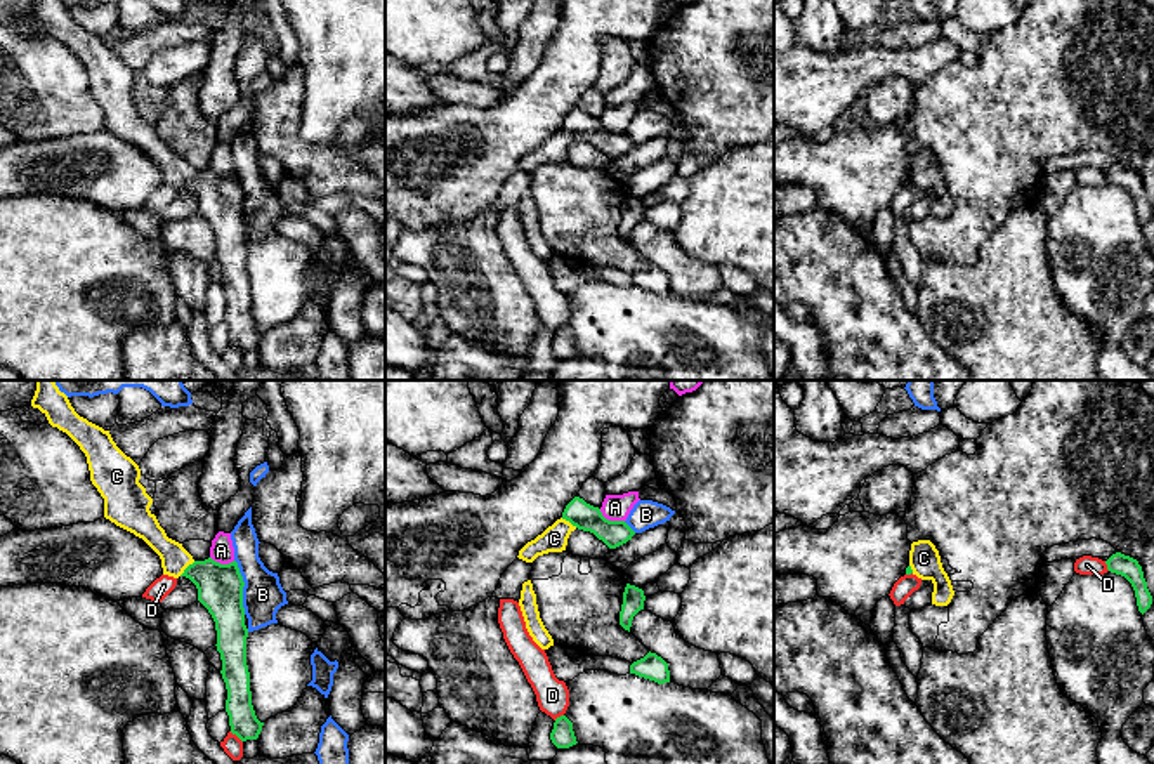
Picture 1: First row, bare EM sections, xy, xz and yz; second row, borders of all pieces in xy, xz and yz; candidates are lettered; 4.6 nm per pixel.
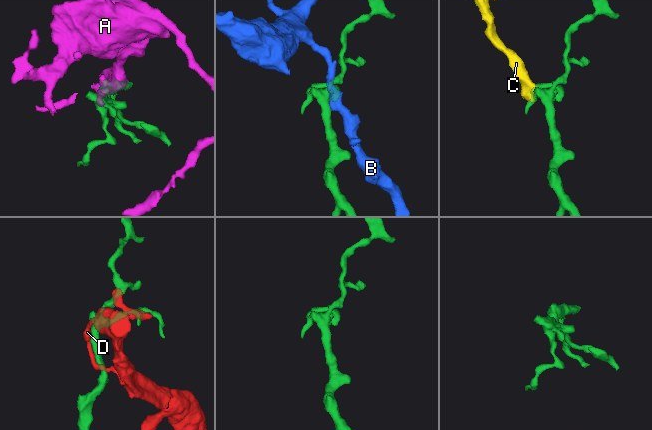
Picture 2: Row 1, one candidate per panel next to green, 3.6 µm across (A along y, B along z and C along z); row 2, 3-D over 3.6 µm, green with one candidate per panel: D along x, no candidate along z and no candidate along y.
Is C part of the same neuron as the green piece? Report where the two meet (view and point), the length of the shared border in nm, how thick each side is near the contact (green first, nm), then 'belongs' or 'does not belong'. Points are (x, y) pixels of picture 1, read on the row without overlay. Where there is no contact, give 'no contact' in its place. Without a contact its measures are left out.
meets green in xy at (186, 179); contact 100 nm long; 200 nm thick on the green side, 130 nm on the other; belongs

